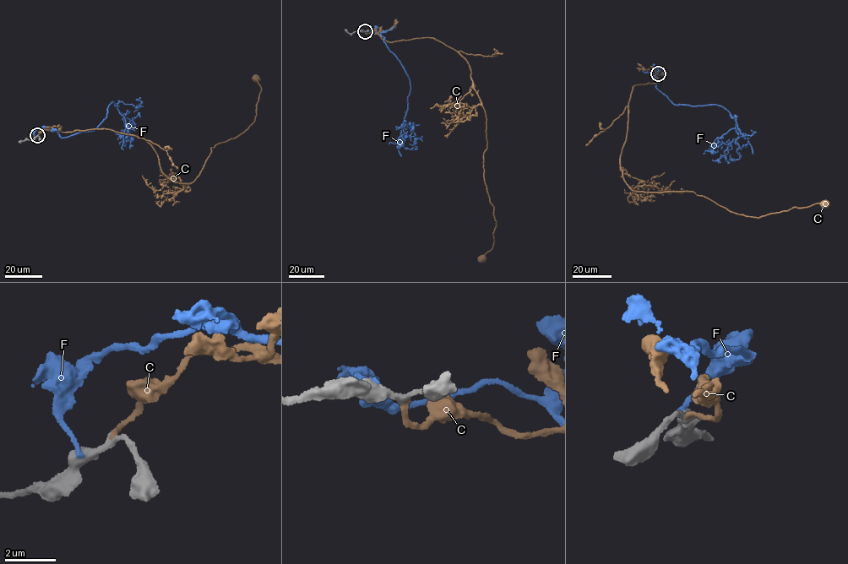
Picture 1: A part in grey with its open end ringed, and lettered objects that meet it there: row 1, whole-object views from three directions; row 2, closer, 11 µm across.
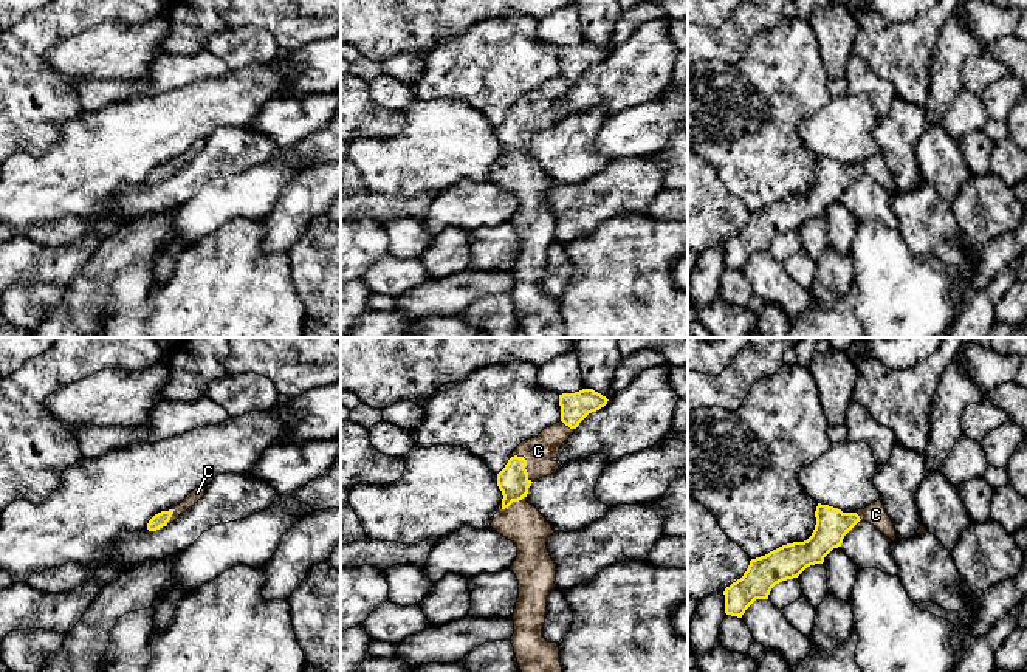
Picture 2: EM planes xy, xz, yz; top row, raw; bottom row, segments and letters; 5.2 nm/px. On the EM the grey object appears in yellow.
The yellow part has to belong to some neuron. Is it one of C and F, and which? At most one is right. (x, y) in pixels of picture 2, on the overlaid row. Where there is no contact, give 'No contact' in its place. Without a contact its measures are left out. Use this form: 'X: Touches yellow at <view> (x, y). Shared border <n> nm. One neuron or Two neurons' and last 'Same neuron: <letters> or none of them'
C: Touches yellow at xz (525, 465). Shared border 180 nm. One neuron
F: No contact. Two neurons
Same neuron: C

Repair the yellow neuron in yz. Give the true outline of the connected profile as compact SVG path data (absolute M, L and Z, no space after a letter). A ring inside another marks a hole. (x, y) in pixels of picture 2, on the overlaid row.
M881 500L855 513L818 503L816 525L804 542L782 545L765 556L750 561L744 576L725 588L725 613L742 618L756 599L768 599L771 588L787 579L798 578L807 567L823 564L824 557L841 547L844 536L858 523L867 522L892 542L895 528Z

